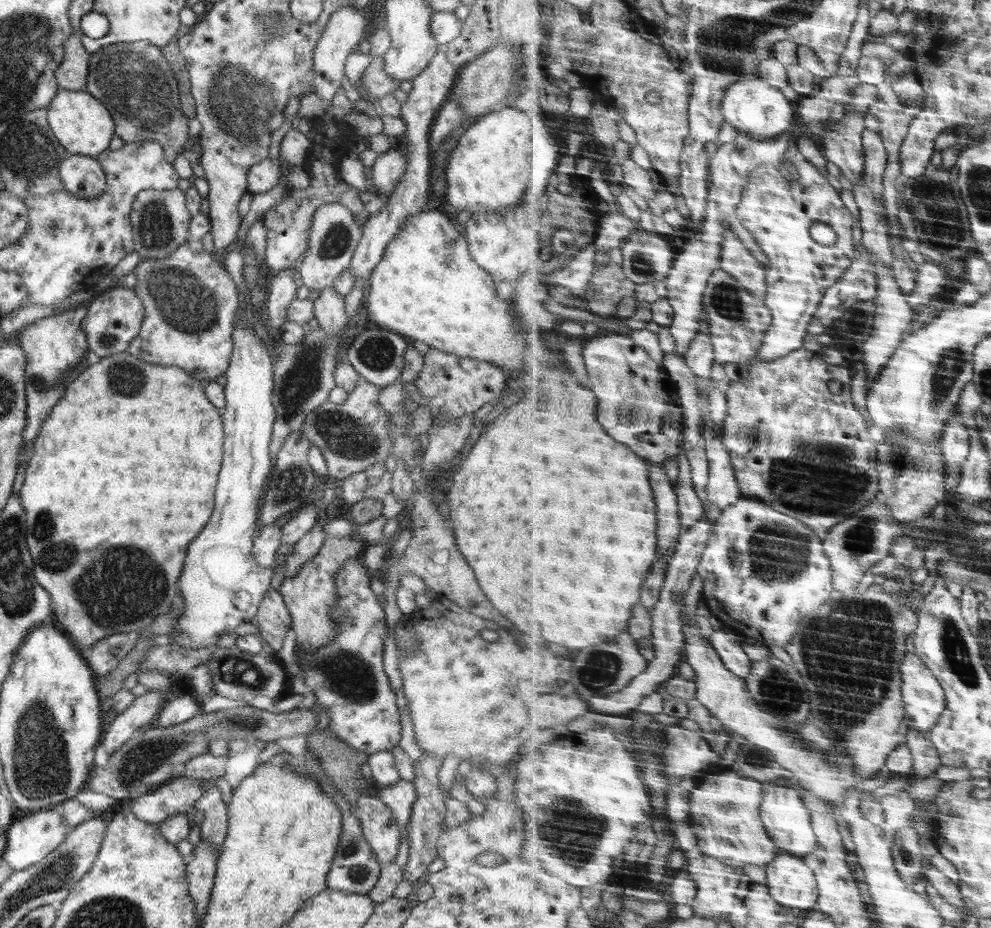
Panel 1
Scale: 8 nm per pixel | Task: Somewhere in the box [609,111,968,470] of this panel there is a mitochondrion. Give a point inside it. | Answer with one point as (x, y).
(939, 216)

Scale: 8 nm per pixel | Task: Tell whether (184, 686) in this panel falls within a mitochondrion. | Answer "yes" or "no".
no

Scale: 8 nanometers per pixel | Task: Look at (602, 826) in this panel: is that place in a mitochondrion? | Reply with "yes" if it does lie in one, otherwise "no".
yes

